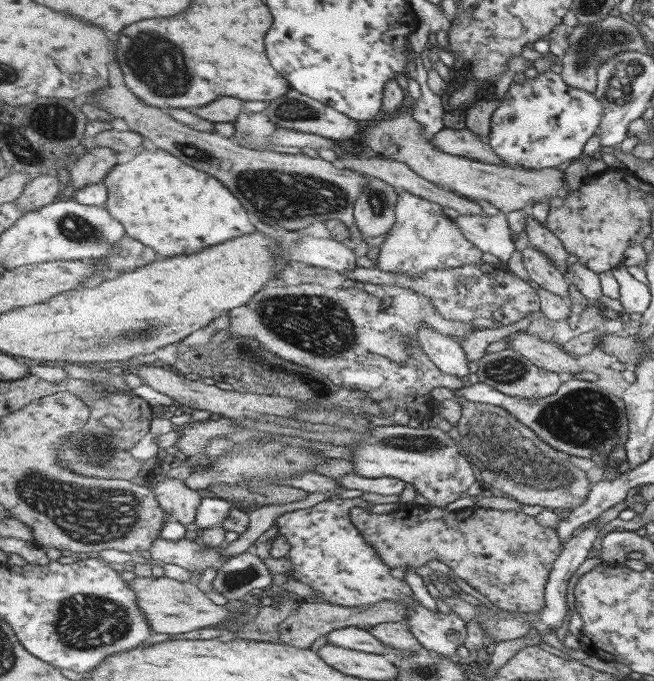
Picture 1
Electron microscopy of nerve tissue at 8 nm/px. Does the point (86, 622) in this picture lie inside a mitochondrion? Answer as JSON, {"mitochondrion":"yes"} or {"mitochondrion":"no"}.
{"mitochondrion":"yes"}

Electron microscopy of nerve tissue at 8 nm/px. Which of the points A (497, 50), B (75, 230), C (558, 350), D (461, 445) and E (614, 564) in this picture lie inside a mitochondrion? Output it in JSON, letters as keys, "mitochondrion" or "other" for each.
{"A":"other","B":"mitochondrion","C":"other","D":"mitochondrion","E":"other"}

